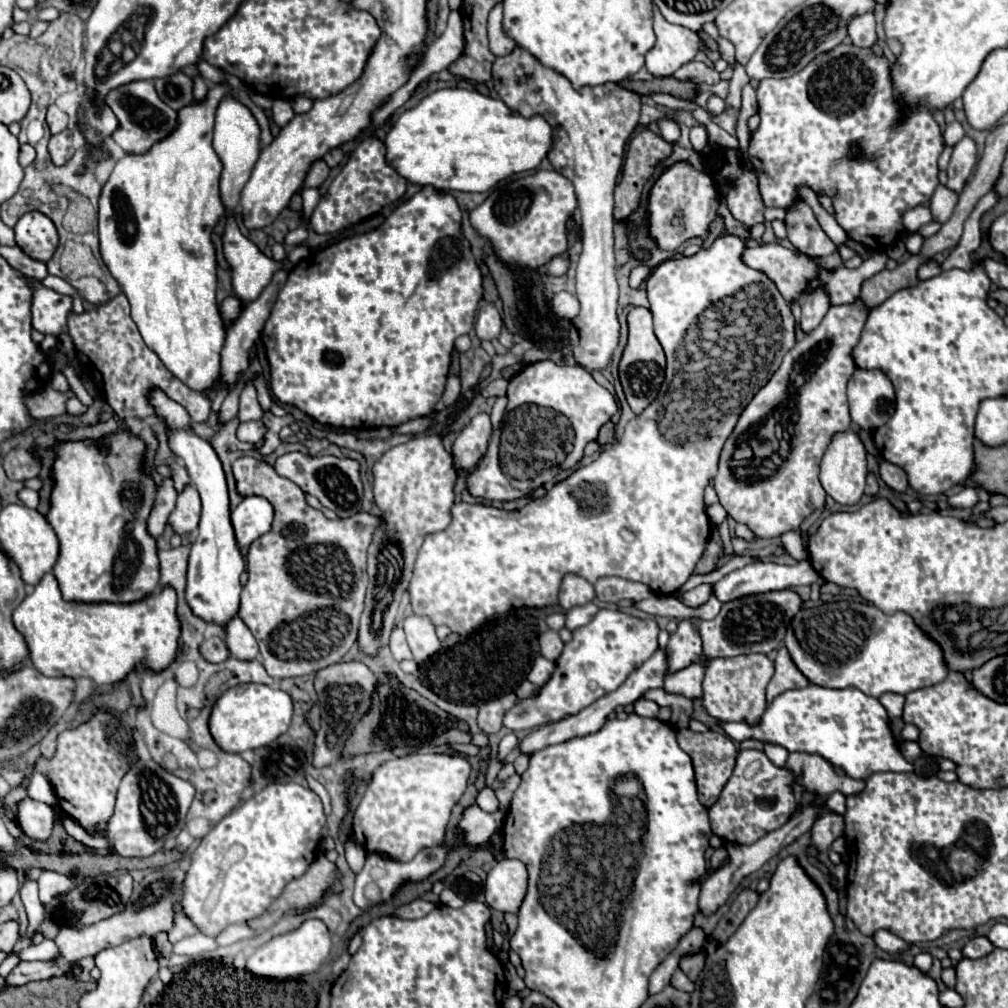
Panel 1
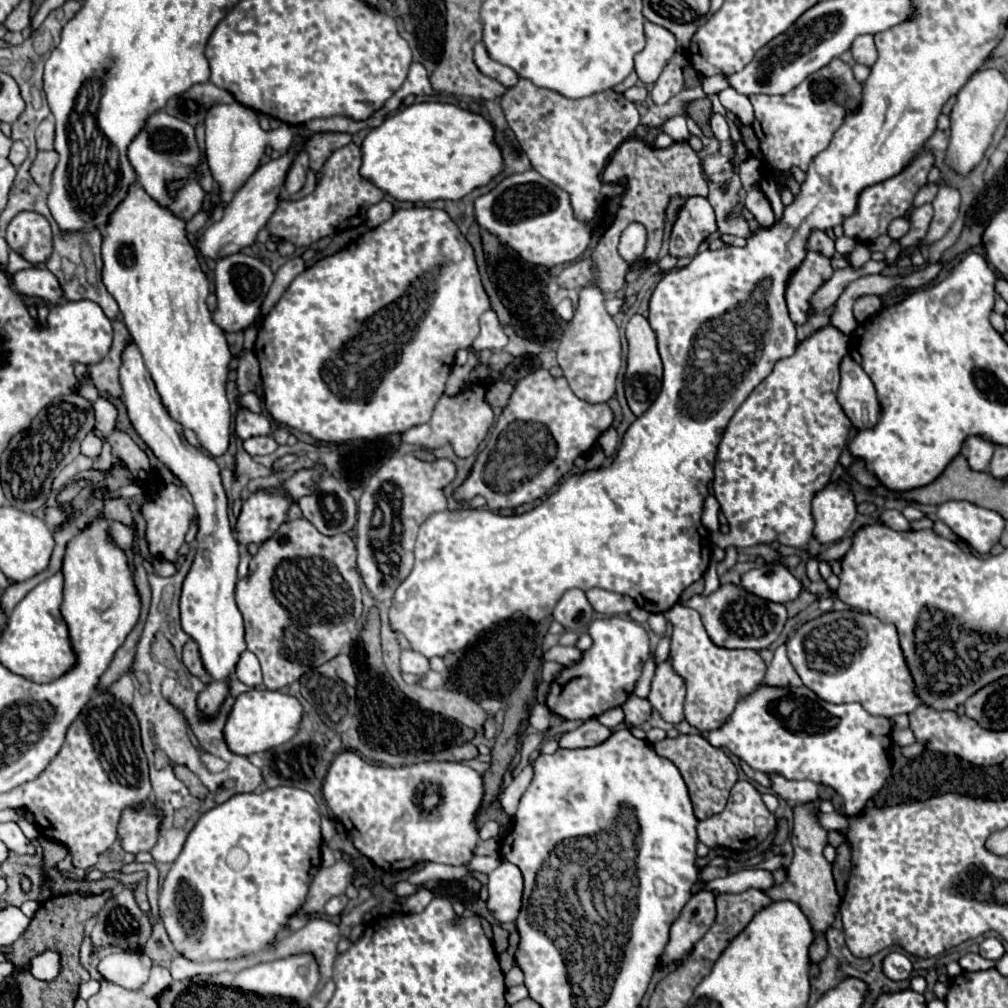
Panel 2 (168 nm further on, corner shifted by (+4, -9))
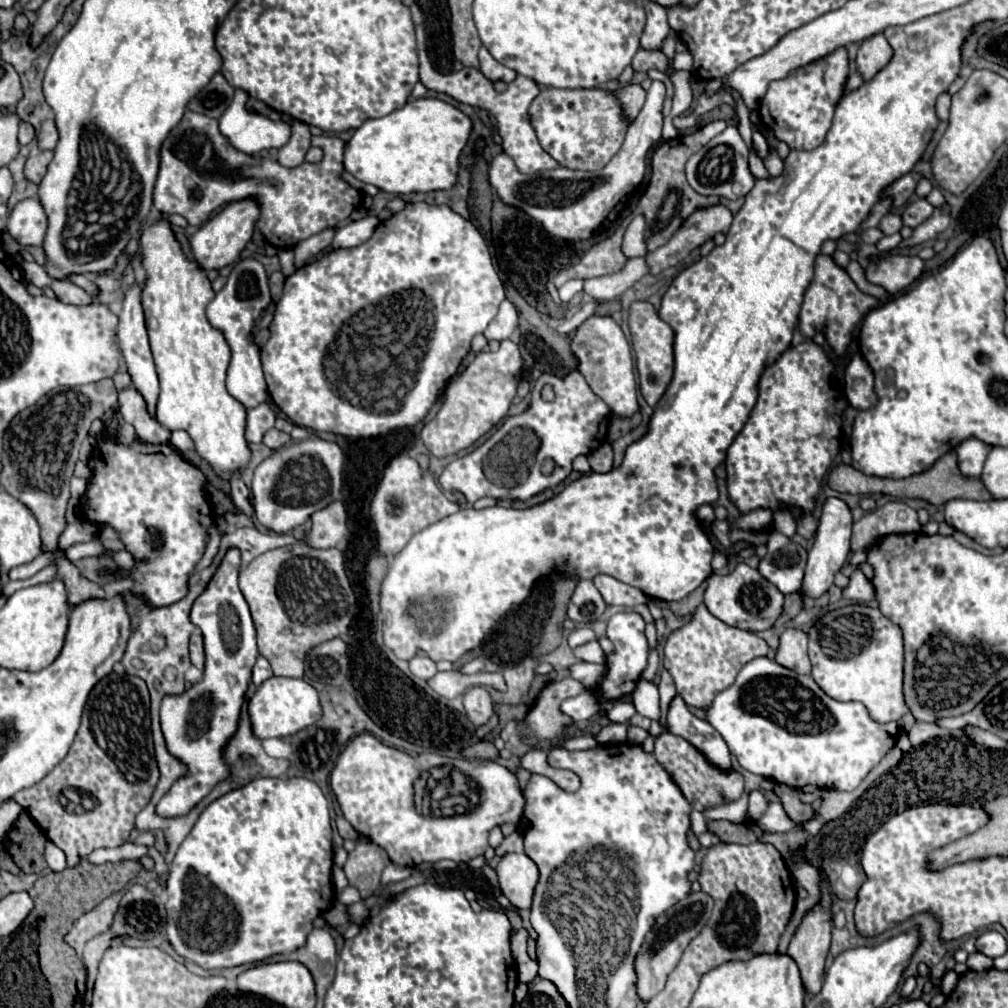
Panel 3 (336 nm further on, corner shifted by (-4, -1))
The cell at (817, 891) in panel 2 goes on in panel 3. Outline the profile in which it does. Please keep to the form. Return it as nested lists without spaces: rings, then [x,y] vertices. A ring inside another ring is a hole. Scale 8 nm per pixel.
[[[822,874],[822,904],[818,904],[814,910],[810,910],[798,932],[794,934],[790,946],[788,946],[788,956],[796,962],[796,966],[800,966],[800,978],[804,982],[804,990],[806,994],[818,994],[820,988],[822,988],[822,976],[824,976],[824,962],[826,962],[826,954],[828,954],[828,948],[830,948],[830,930],[832,930],[832,924],[830,924],[830,896],[828,896],[828,882]]]

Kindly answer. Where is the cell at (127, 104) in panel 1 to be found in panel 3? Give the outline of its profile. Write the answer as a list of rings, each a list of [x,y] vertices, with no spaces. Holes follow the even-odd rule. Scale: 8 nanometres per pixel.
[[[186,110],[178,128],[174,128],[162,144],[154,206],[160,212],[184,216],[190,226],[200,226],[222,204],[252,198],[260,206],[256,228],[264,238],[282,250],[294,248],[300,240],[328,226],[338,226],[362,202],[362,194],[340,178],[344,172],[344,140],[323,134],[312,136],[311,141],[313,145],[321,145],[324,160],[318,164],[304,162],[296,168],[284,168],[272,158],[250,156],[236,150],[228,138],[220,134],[216,118]]]

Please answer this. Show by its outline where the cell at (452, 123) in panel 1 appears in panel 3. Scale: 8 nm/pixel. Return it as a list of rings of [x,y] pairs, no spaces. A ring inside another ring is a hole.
[[[418,98],[410,100],[404,108],[394,110],[384,118],[366,120],[344,146],[344,170],[354,178],[376,186],[388,194],[410,194],[410,192],[430,192],[430,190],[448,190],[456,184],[458,156],[470,136],[472,124],[454,106],[436,100],[436,98]]]

